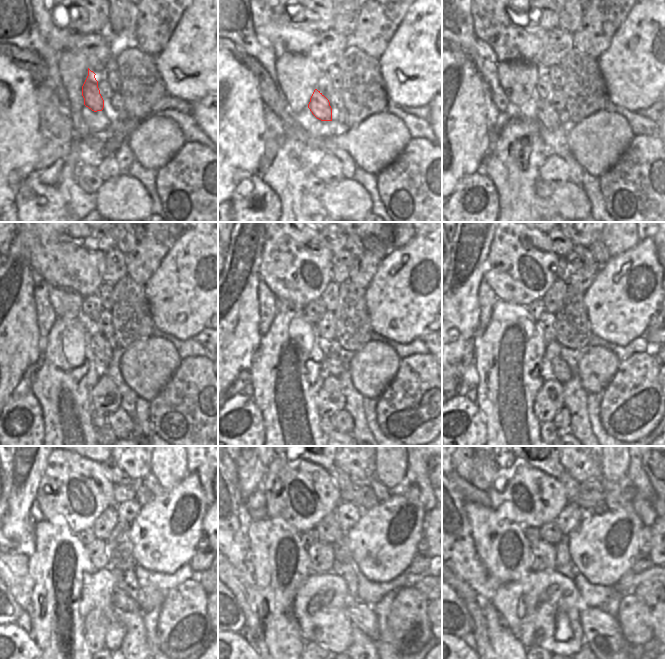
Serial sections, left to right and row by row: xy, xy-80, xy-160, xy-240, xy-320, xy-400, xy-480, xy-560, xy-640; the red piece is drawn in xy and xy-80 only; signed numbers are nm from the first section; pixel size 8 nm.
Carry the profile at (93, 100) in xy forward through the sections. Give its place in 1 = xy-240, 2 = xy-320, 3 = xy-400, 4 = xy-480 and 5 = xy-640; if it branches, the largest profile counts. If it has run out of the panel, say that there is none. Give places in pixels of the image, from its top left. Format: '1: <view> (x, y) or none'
1: xy-240 (99, 344)
2: xy-320 (334, 365)
3: xy-400 (562, 372)
4: xy-480 (120, 599)
5: xy-640 (602, 633)

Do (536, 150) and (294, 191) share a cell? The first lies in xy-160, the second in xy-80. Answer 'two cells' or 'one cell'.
one cell

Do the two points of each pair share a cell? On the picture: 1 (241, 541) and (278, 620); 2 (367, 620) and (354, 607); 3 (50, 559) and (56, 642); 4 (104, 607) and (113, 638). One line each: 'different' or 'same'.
1: different
2: same
3: same
4: same

